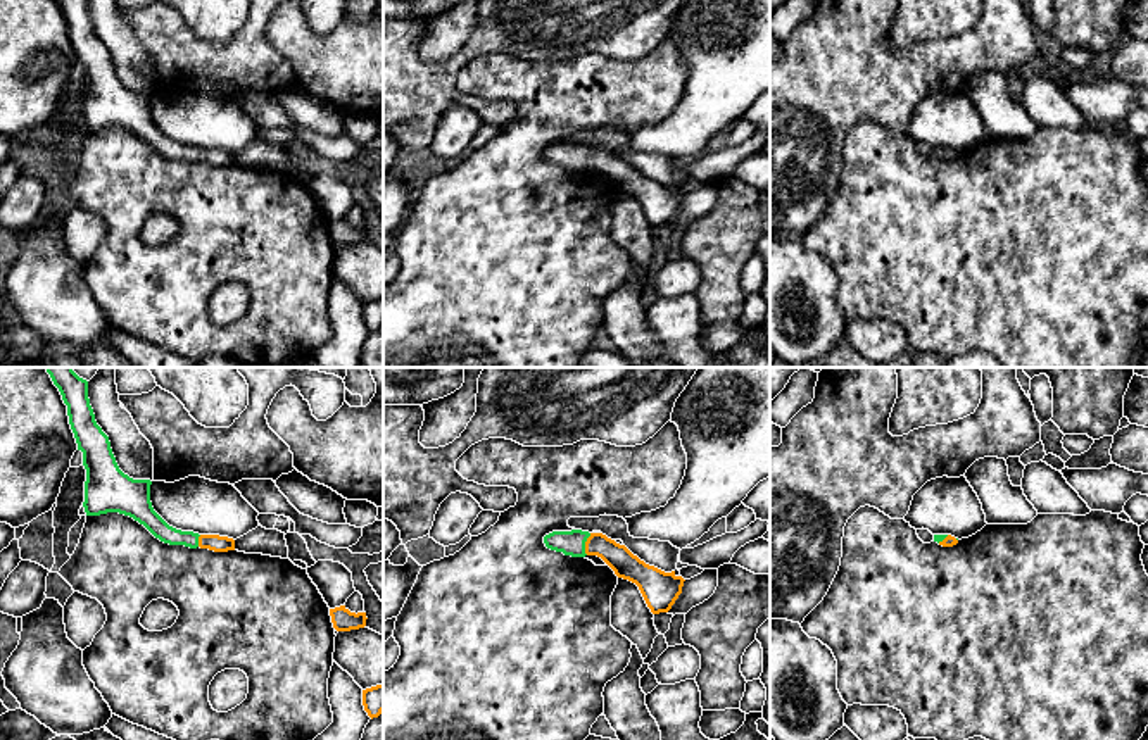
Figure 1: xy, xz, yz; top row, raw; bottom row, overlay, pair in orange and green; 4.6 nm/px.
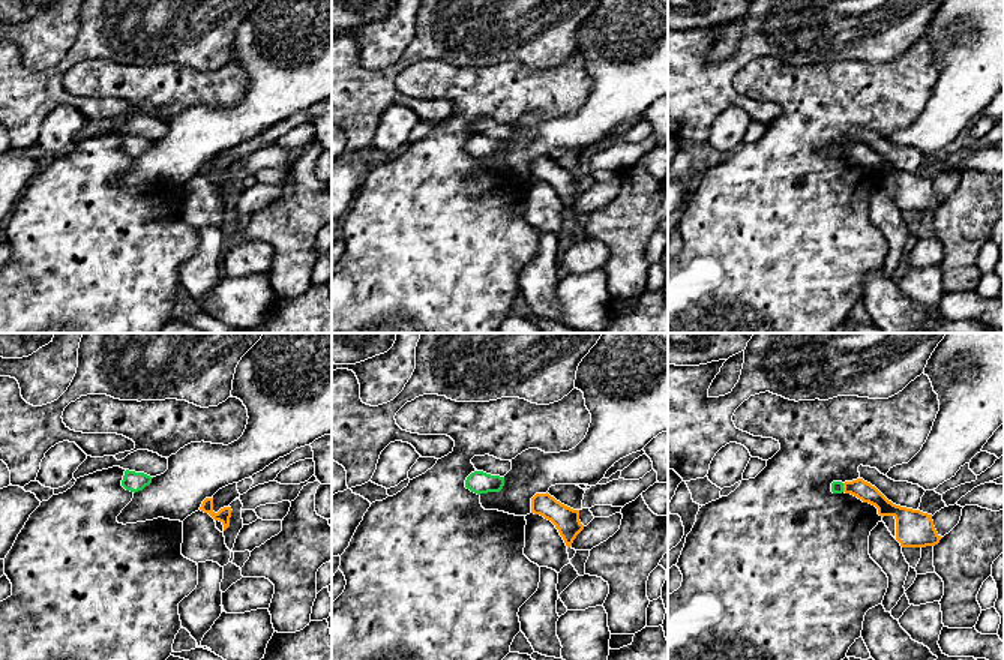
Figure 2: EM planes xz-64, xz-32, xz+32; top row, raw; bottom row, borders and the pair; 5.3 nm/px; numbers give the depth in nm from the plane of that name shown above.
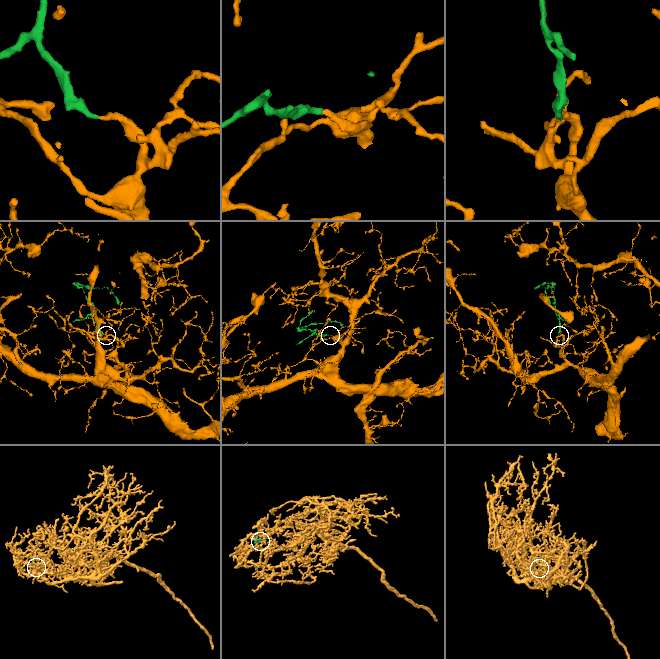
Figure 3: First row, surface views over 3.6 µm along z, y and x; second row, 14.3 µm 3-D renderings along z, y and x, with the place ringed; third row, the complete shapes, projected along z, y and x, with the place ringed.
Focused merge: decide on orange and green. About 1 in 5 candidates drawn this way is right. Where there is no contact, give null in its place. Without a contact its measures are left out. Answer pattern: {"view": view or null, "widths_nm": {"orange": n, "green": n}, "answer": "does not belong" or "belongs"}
{"view": "xz", "widths_nm": {"orange": 120, "green": 110}, "answer": "belongs"}

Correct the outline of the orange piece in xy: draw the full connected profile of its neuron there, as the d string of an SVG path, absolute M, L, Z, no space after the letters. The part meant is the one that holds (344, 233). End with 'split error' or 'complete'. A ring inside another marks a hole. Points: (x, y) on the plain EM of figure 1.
M345 219L330 223L331 236L337 245L350 245L366 240L366 226L350 226Z; complete

